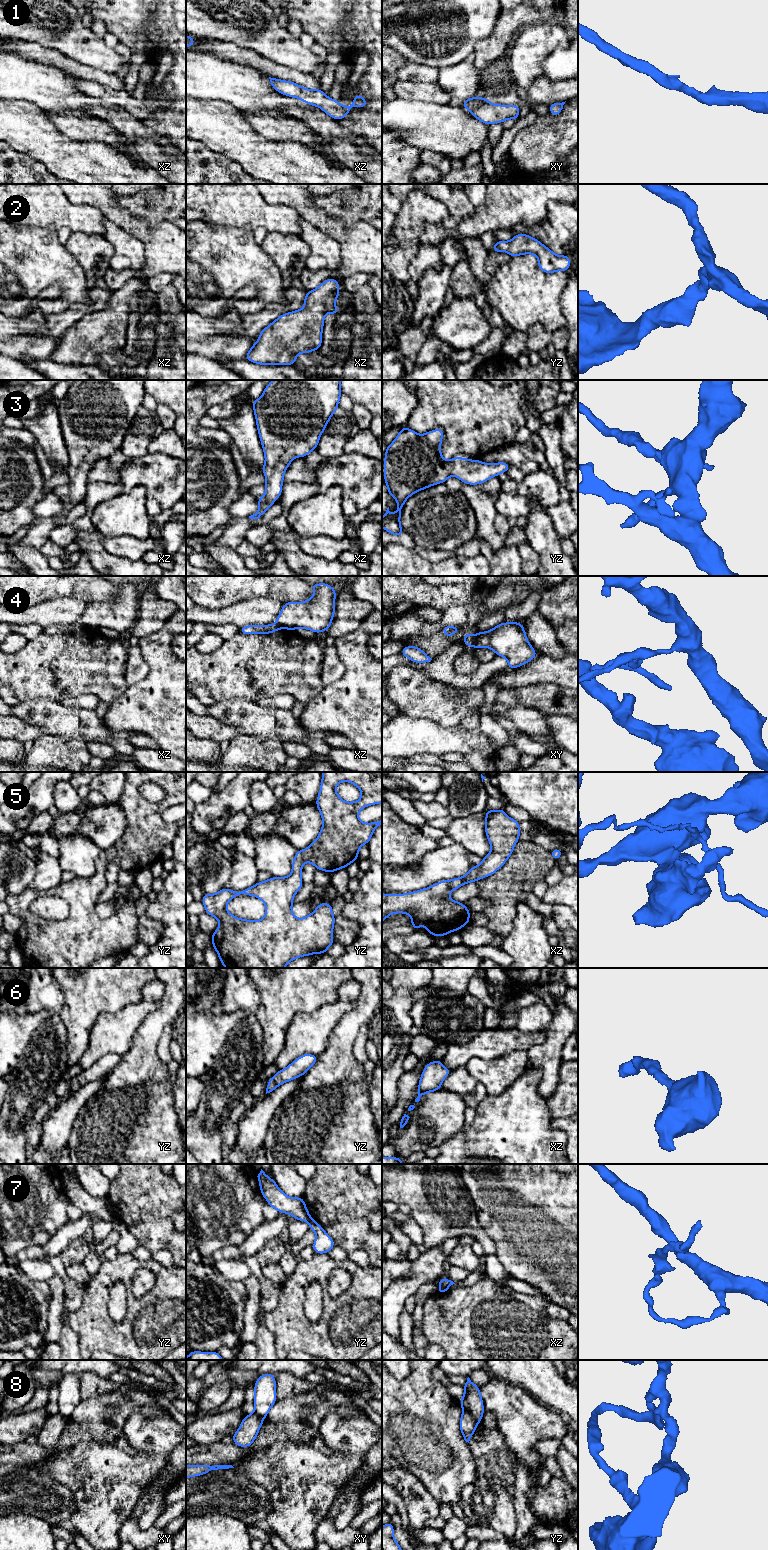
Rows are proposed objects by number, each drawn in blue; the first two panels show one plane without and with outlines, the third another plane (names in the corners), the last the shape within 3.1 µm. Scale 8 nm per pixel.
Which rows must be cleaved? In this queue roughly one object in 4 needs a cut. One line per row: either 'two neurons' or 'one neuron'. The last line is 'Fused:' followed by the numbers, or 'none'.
1: one neuron
2: one neuron
3: one neuron
4: two neurons
5: one neuron
6: one neuron
7: two neurons
8: two neurons
Fused: 4, 7, 8

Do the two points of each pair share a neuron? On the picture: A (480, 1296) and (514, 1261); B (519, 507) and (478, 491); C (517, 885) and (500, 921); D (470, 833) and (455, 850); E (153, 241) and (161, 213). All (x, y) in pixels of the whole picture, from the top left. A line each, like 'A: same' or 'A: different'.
A: different
B: different
C: same
D: different
E: different

